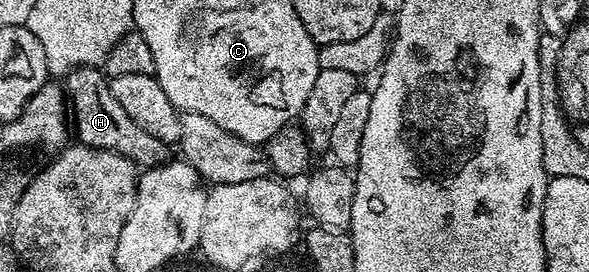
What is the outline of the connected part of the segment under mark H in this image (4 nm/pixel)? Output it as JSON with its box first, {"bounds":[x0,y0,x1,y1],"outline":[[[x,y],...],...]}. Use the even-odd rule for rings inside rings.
{"bounds":[65,67,163,168],"outline":[[[75,67],[65,76],[65,99],[73,116],[73,135],[78,142],[93,149],[105,149],[125,157],[136,168],[154,167],[160,162],[163,147],[160,136],[141,129],[121,104],[113,97],[113,89],[106,74],[99,67]]]}

